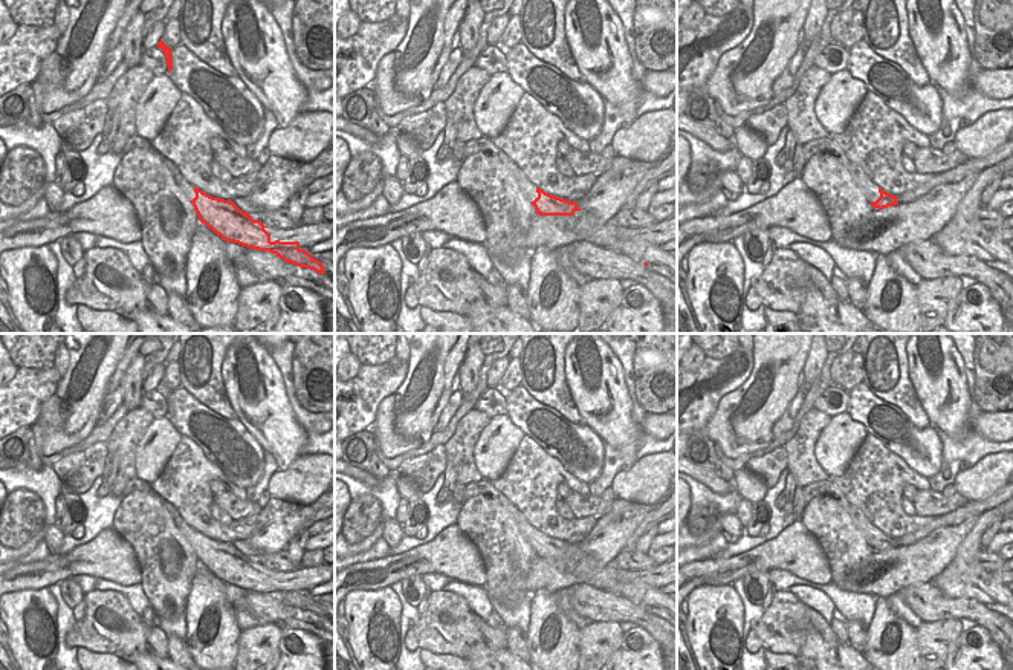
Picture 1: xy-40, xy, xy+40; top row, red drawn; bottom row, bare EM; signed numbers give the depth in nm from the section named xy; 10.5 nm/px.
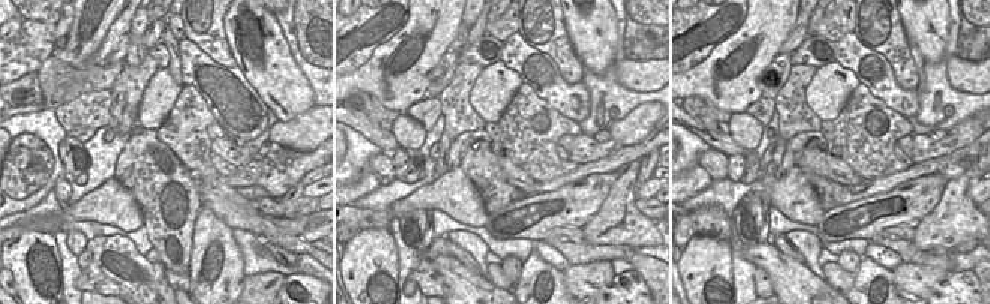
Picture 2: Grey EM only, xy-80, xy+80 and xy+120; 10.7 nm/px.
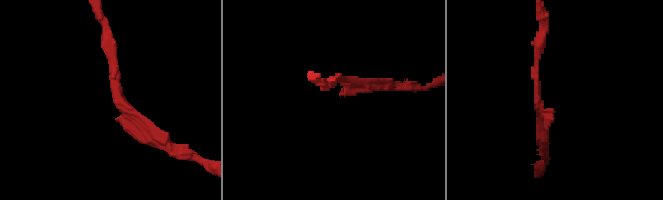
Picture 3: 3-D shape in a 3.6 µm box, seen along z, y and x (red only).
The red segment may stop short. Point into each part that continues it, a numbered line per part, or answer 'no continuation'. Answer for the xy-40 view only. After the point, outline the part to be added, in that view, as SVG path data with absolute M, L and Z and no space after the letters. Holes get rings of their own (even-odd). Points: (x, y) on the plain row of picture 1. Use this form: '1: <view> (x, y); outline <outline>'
no continuation

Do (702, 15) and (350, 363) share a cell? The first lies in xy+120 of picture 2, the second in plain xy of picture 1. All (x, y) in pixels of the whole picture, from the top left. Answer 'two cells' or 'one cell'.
two cells

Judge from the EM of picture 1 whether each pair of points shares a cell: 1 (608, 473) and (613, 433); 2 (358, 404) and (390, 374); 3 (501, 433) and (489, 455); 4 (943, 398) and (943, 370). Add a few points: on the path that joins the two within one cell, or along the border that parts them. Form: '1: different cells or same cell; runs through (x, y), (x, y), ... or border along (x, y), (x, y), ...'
1: different cells; border along (642, 433), (634, 442), (619, 448), (604, 442)
2: same cell; runs through (365, 396), (382, 380)
3: same cell; runs through (500, 438), (494, 450)
4: same cell; runs through (943, 392), (943, 377)

